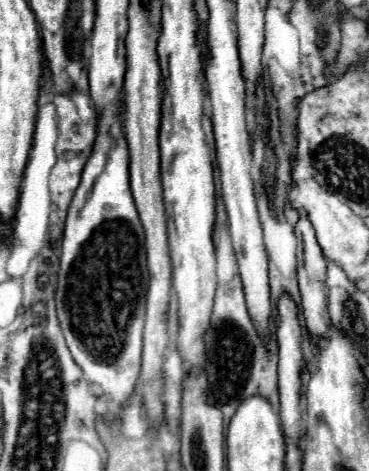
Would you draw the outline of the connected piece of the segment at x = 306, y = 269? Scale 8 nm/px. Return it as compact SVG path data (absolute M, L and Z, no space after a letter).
M300 217L296 223L296 237L300 239L302 253L298 253L298 281L302 293L302 311L310 337L318 335L324 339L328 325L322 319L326 309L326 289L324 289L324 269L326 259L316 241L314 229L308 217Z

